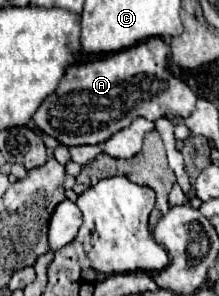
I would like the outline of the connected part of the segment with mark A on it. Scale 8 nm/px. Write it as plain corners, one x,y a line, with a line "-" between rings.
154,36
132,48
108,54
100,60
86,62
86,64
72,64
66,68
58,88
40,104
40,108
36,110
32,120
44,134
54,136
60,144
82,146
82,144
106,142
112,134
126,128
138,116
148,118
148,120
158,120
162,116
188,118
194,112
196,94
186,88
186,82
182,82
170,74
170,70
166,68
168,52
170,52
170,46
162,38

